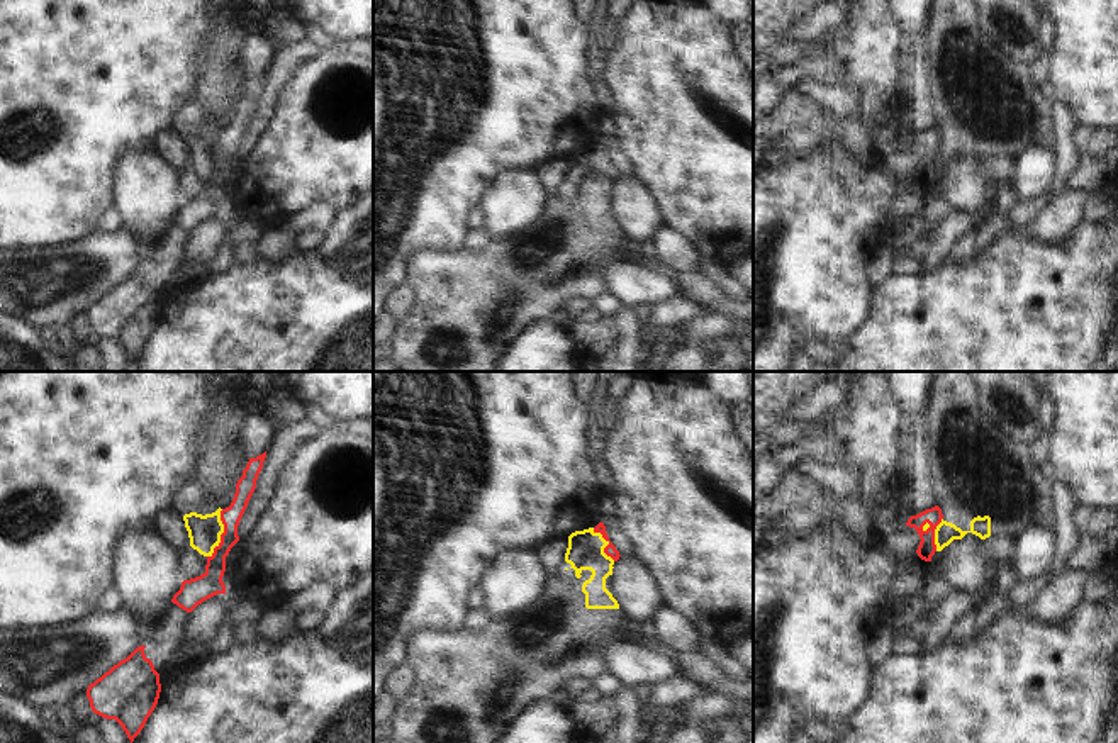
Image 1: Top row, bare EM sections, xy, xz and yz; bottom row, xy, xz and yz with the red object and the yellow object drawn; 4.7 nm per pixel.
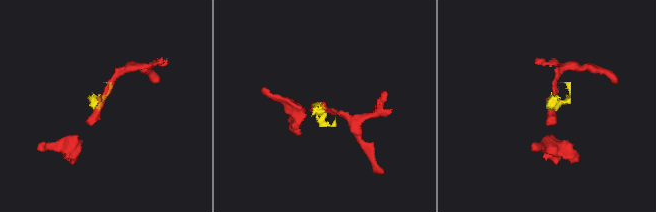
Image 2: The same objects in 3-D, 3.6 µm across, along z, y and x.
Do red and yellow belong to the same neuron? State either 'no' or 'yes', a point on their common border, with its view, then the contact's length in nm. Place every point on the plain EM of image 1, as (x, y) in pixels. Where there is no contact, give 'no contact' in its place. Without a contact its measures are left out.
no; meets red in xy at (223, 153); contact 240 nm long

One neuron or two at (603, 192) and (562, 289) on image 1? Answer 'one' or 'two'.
one

